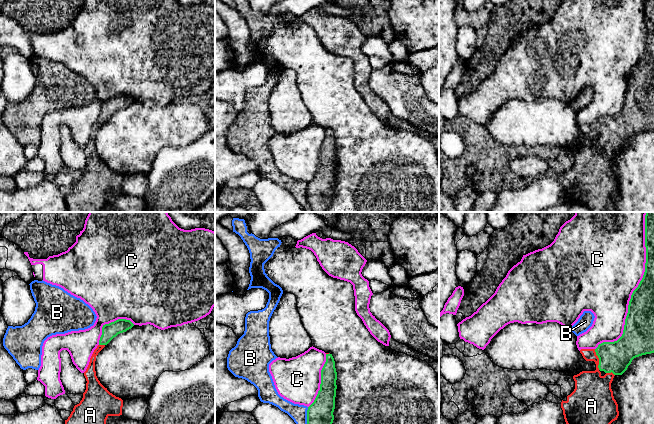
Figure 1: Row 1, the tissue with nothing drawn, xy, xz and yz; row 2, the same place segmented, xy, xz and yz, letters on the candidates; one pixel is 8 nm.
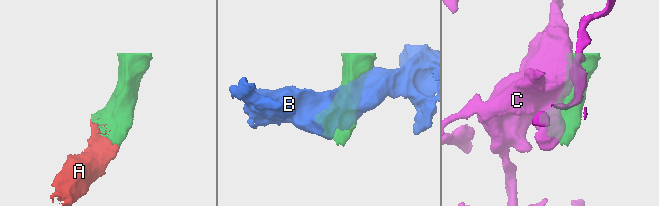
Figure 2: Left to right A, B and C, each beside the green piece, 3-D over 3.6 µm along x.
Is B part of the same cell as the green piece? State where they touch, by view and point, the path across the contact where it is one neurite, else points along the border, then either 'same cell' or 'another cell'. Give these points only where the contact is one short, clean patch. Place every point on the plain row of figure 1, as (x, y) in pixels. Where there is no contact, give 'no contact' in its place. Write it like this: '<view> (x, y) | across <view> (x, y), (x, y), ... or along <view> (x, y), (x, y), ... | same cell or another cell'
xz (307, 197) | another cell

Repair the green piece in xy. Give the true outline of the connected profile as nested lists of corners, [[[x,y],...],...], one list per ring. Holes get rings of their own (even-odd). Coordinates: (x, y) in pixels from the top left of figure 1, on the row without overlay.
[[[118,95],[103,101],[99,121],[94,126],[84,148],[87,159],[83,174],[65,196],[68,212],[98,212],[106,206],[106,196],[109,192],[122,191],[123,176],[110,169],[100,159],[96,152],[95,137],[98,129],[114,113],[133,102],[134,100],[126,95]]]

